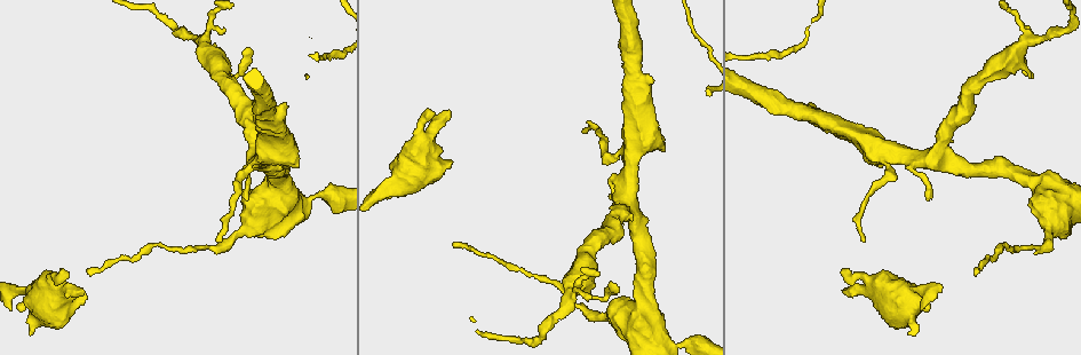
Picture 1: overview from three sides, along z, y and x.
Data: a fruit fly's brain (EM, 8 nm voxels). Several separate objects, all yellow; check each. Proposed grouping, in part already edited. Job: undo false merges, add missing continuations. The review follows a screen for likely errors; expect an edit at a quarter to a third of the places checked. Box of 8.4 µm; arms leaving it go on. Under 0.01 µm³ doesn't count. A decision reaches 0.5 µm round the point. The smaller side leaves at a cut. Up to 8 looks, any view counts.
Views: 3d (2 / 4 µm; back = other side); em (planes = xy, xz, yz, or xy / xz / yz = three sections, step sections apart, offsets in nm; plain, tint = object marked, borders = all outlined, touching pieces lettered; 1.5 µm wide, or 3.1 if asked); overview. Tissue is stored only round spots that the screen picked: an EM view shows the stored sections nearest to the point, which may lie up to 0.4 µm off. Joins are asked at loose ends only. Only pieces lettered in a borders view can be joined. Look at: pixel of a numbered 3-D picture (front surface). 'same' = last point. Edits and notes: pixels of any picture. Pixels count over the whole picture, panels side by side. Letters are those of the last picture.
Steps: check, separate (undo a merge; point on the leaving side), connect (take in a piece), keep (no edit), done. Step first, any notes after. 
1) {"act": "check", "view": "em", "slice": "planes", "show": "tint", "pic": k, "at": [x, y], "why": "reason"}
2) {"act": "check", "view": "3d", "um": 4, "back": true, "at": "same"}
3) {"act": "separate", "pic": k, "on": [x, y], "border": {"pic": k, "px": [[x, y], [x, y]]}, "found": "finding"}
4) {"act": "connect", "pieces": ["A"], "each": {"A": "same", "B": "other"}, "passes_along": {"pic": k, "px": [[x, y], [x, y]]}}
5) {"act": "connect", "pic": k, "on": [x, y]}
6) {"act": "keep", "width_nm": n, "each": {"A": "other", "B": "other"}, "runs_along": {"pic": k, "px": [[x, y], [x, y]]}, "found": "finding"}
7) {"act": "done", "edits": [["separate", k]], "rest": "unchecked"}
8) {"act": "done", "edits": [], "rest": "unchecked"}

{"act": "check", "view": "em", "slice": "planes", "show": "borders", "pic": 1, "at": [30, 336]}

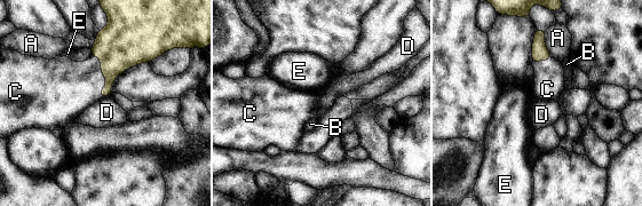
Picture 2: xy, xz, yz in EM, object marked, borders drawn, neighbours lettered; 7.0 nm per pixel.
{"act": "connect", "pic": 2, "on": [70, 87], "each": {"A": "other", "B": "other", "C": "same", "D": "other", "E": "other"}, "found": "it goes on there"}

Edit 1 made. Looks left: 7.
{"act": "check", "view": "overview", "why": "see it whole again"}

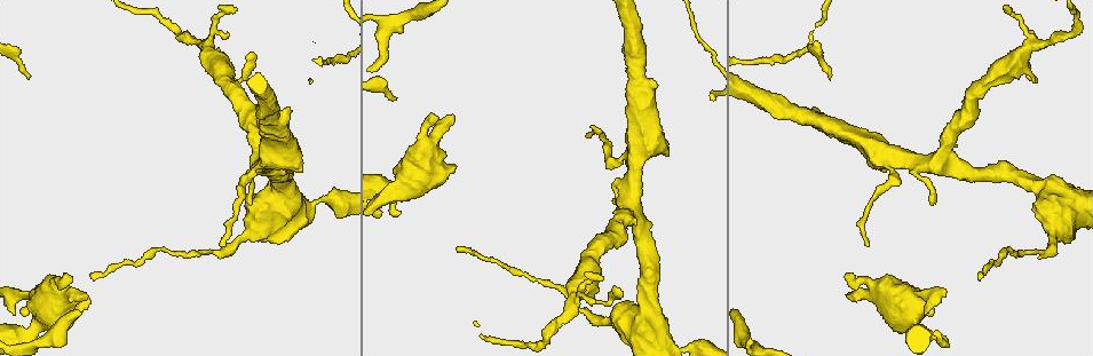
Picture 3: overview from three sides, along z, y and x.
{"act": "check", "view": "em", "slice": "planes", "show": "borders", "pic": 3, "at": [65, 277], "why": "branch stops here"}

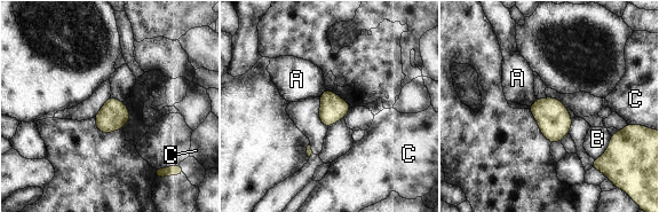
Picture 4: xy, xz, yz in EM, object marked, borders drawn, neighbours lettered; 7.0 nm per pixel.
{"act": "keep", "width_nm": 180, "each": {"A": "other", "B": "other", "C": "other"}, "border": {"pic": 4, "px": [[326, 89], [318, 96]]}, "found": "no lettered piece goes on from it"}

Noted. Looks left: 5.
{"act": "check", "view": "em", "slice": "planes", "show": "borders", "pic": 3, "at": [395, 99], "why": "thin end"}

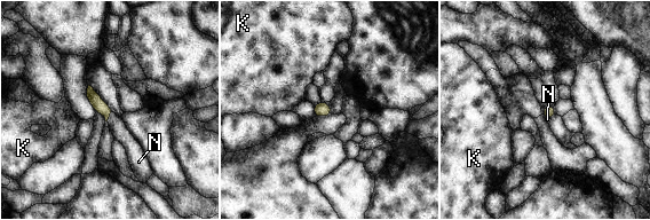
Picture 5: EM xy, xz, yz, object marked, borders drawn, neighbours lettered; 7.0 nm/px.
{"act": "connect", "pic": 5, "on": [120, 132], "each": {"K": "other", "N": "same"}, "passes_along": {"pic": 5, "px": [[97, 103], [109, 116], [120, 132]]}, "found": "it goes on there"}

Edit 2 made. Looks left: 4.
{"act": "done", "edits": [["connect", 2], ["connect", 5]], "rest": "unchecked"}

